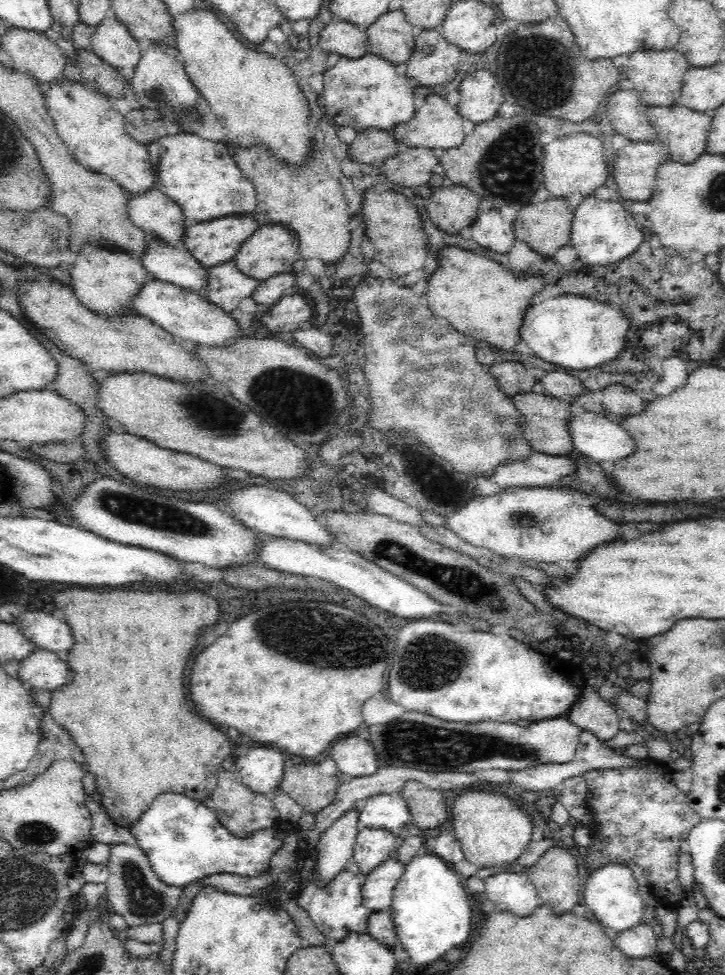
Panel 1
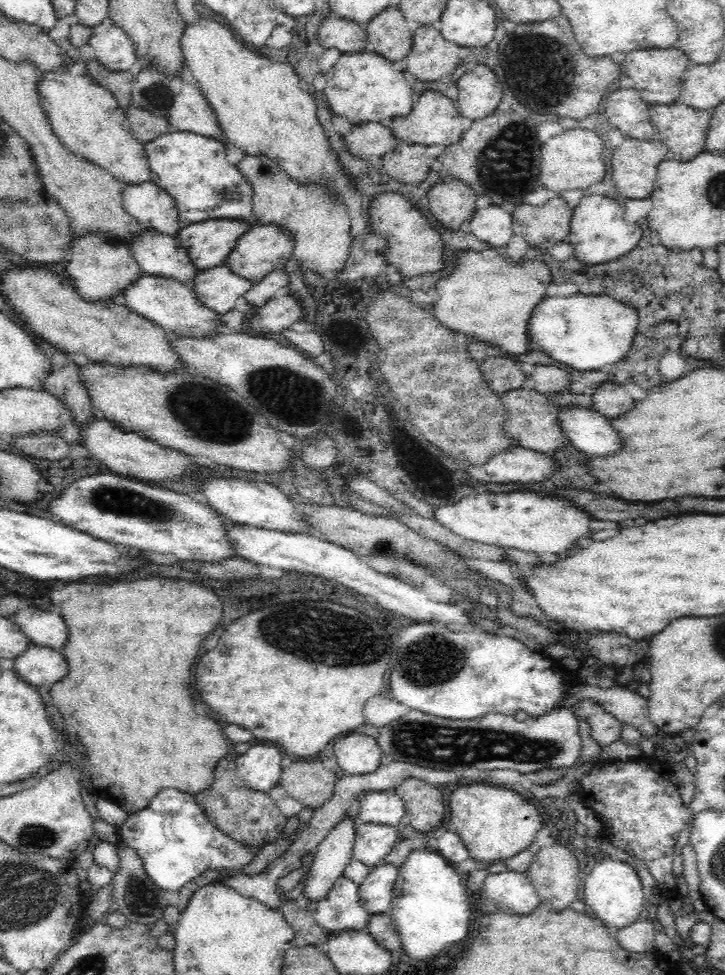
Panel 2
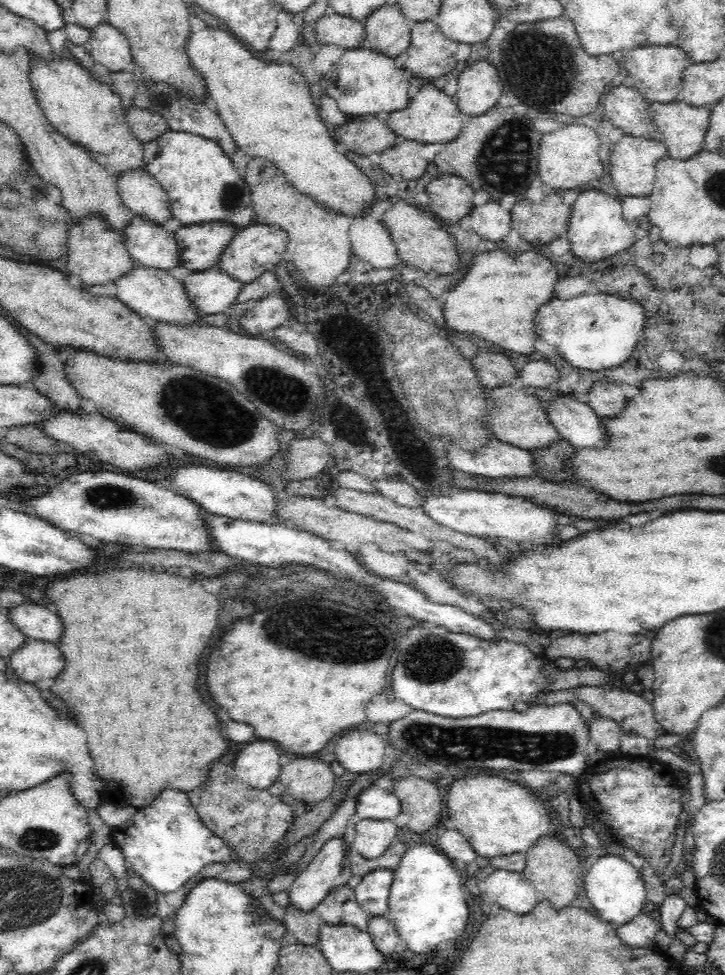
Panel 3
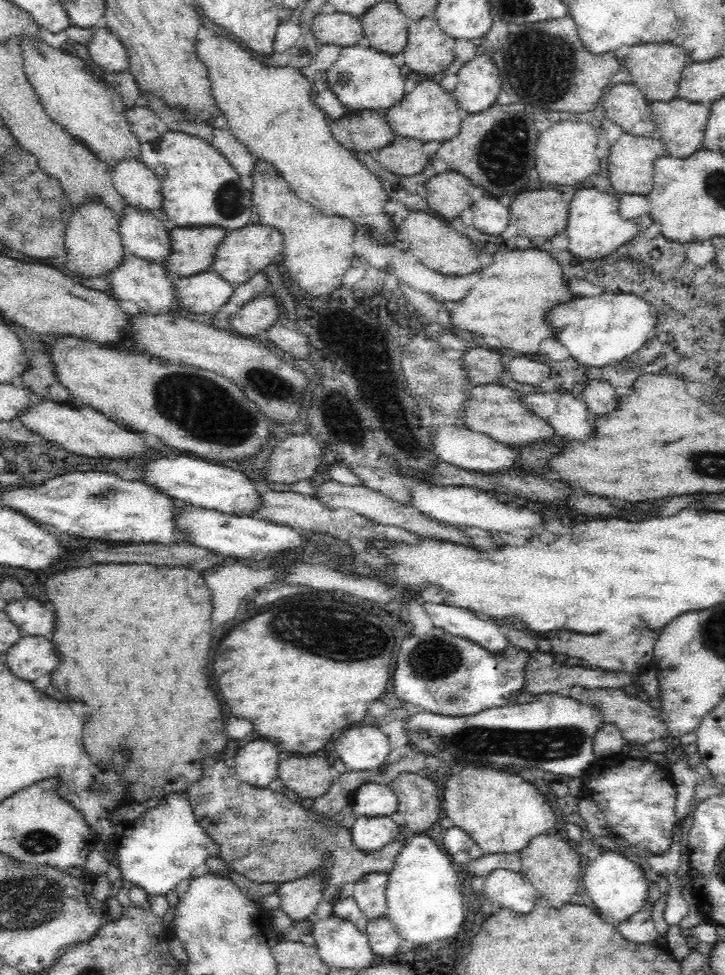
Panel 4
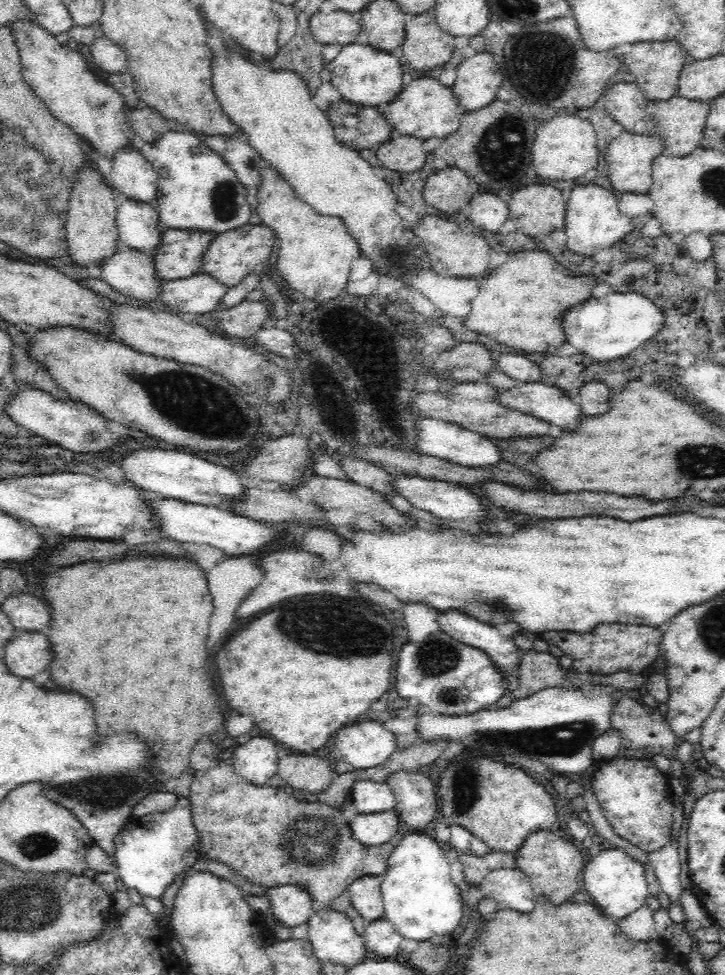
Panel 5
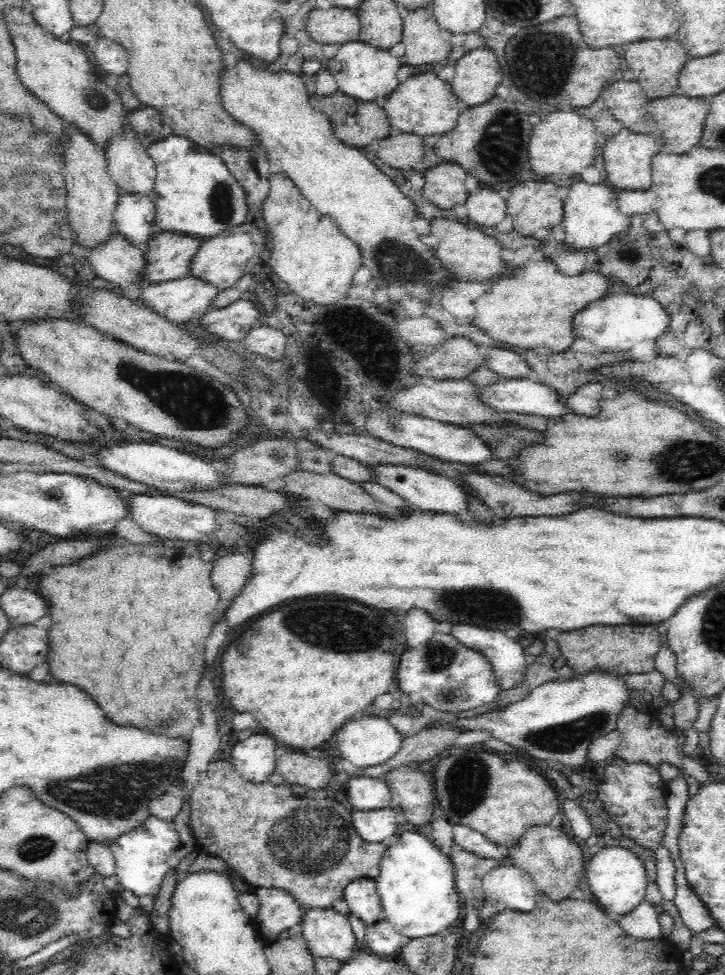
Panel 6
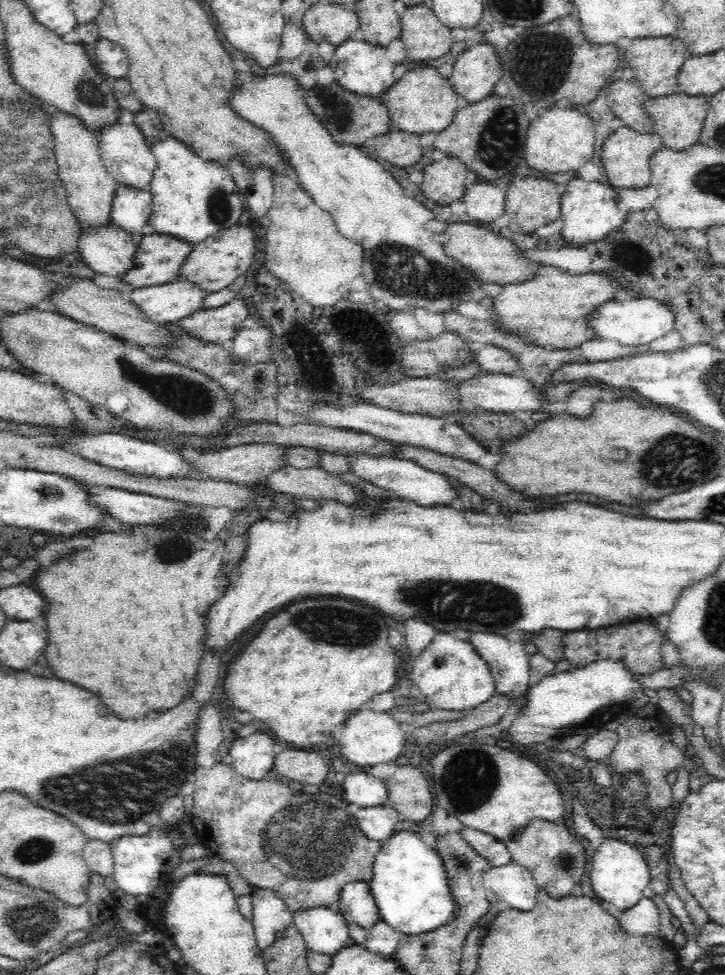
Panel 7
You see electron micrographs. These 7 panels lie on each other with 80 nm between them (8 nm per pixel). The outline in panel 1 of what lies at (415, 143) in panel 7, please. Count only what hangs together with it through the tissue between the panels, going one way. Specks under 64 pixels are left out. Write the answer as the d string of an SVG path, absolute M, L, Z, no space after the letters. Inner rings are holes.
M399 143L397 154L386 159L382 173L390 182L406 189L424 189L434 175L432 168L439 162L429 148L410 148Z

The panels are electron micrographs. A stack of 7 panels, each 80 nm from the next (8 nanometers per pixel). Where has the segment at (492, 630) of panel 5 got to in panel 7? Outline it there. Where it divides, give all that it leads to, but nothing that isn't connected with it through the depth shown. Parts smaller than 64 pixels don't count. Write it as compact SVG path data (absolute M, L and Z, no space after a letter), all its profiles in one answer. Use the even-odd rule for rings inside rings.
M468 632L466 640L487 661L495 680L495 692L506 696L517 696L516 704L522 709L526 702L524 696L528 689L529 678L532 676L530 656L524 651L525 646L521 642L510 642L505 636L493 632Z

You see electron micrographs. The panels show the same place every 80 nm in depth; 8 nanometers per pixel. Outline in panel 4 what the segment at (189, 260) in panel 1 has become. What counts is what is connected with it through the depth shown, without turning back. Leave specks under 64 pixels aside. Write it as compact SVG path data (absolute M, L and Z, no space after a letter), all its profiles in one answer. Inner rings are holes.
M127 204L119 222L121 240L127 254L166 266L170 256L169 231L153 213Z

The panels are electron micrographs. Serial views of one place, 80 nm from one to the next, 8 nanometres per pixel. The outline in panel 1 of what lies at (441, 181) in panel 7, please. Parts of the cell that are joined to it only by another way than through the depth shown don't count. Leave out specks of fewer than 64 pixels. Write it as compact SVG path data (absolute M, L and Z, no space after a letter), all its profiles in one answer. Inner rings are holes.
M450 185L442 187L432 192L429 205L426 208L428 218L439 230L449 236L458 236L465 227L471 227L478 216L478 205L480 199L476 193L470 191L462 185Z

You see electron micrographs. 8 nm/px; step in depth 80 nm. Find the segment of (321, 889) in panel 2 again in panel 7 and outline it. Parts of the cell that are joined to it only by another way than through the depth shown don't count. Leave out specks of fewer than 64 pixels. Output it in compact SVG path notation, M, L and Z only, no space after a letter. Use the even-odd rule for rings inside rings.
M255 887L252 897L253 918L250 923L257 940L257 947L266 950L275 940L279 930L294 924L294 911L290 910L275 892Z

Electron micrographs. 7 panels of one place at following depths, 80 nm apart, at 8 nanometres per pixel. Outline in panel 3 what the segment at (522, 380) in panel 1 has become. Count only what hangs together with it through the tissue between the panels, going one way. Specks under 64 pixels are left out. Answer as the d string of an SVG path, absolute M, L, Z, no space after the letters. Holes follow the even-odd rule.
M479 353L471 359L478 379L486 389L510 387L512 381L520 376L510 358L501 353Z

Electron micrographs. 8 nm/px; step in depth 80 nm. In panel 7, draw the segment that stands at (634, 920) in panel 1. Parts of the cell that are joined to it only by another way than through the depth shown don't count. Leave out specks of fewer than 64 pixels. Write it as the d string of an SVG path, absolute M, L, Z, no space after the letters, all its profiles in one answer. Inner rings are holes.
M610 838L610 840L604 840L602 846L600 842L596 842L594 854L591 854L589 860L592 863L589 878L598 898L604 902L610 902L612 906L616 906L623 912L632 908L643 897L644 888L650 882L650 869L648 869L644 856L636 848Z

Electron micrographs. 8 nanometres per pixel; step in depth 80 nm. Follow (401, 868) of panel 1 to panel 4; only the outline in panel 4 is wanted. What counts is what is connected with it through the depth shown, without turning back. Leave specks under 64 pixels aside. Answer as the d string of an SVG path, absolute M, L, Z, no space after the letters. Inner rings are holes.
M371 872L354 884L353 897L360 910L369 918L376 919L387 914L386 887L388 872Z

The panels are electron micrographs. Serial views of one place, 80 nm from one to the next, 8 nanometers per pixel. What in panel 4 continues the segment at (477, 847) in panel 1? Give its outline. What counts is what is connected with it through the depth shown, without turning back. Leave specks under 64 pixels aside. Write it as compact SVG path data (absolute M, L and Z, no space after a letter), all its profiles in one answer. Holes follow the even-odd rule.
M451 764L454 767L452 778L446 778L446 790L444 790L444 810L446 810L446 820L448 824L460 828L468 837L476 843L483 855L492 854L513 854L520 853L532 837L540 836L543 832L548 832L556 816L546 802L546 798L528 782L524 782L520 776L506 774L488 766L466 764L460 768L458 764Z

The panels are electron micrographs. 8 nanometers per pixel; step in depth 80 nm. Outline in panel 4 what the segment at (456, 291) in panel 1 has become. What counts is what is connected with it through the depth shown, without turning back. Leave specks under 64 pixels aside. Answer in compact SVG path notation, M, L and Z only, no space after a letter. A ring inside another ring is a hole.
M514 248L492 256L492 263L481 268L478 280L469 292L449 311L450 324L461 331L474 333L504 348L512 348L528 357L537 354L538 344L554 333L546 321L547 313L558 304L576 297L564 283L558 262L542 248Z

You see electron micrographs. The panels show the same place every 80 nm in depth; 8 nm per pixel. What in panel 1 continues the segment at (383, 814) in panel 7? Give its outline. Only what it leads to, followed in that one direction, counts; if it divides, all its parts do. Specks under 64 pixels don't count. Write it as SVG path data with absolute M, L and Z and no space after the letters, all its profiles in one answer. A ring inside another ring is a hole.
M359 829L352 857L367 877L379 864L394 857L398 845L399 840L388 829Z

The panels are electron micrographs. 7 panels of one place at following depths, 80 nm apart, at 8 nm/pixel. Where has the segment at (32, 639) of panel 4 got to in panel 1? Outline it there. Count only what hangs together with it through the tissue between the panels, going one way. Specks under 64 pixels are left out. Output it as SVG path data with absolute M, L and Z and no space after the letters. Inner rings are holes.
M38 649L24 657L20 662L19 679L28 684L34 691L54 689L64 686L64 680L68 680L70 668L66 662L62 662L62 656Z

